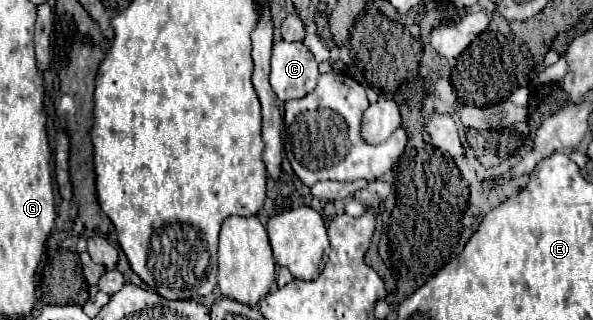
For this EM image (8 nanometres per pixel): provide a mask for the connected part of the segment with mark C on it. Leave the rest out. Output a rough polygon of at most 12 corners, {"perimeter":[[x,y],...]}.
{"perimeter":[[277,40],[271,88],[279,100],[317,86],[317,60],[303,42]]}

